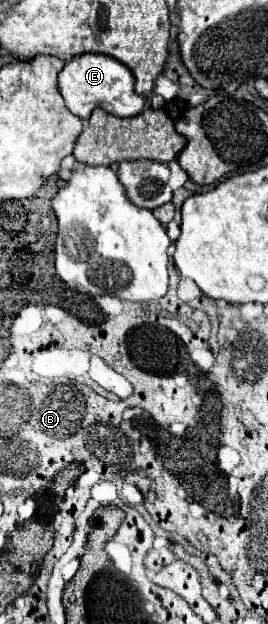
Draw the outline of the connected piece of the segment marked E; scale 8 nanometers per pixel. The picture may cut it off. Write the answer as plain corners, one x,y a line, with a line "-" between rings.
84,53
80,57
72,57
70,61
66,61
64,71
58,77
58,85
66,107
80,119
88,119
96,107
116,117
134,117
146,103
146,97
134,91
134,75
130,73
130,69
108,55

